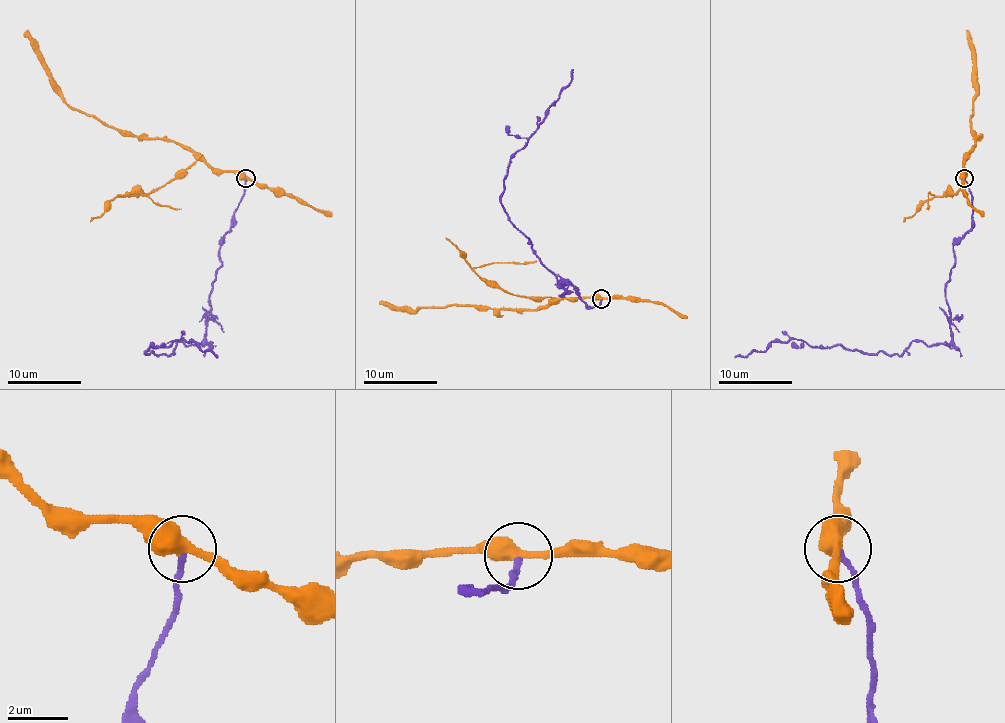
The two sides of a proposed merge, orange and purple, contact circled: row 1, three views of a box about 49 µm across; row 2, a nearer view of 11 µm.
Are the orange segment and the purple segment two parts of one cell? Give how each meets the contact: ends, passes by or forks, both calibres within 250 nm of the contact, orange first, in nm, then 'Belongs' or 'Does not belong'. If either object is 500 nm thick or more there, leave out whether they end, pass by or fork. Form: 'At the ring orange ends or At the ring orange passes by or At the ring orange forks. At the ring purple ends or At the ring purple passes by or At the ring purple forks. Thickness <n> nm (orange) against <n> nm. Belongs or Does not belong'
At the ring orange passes by. At the ring purple ends. Thickness 460 nm (orange) against 180 nm. Does not belong

